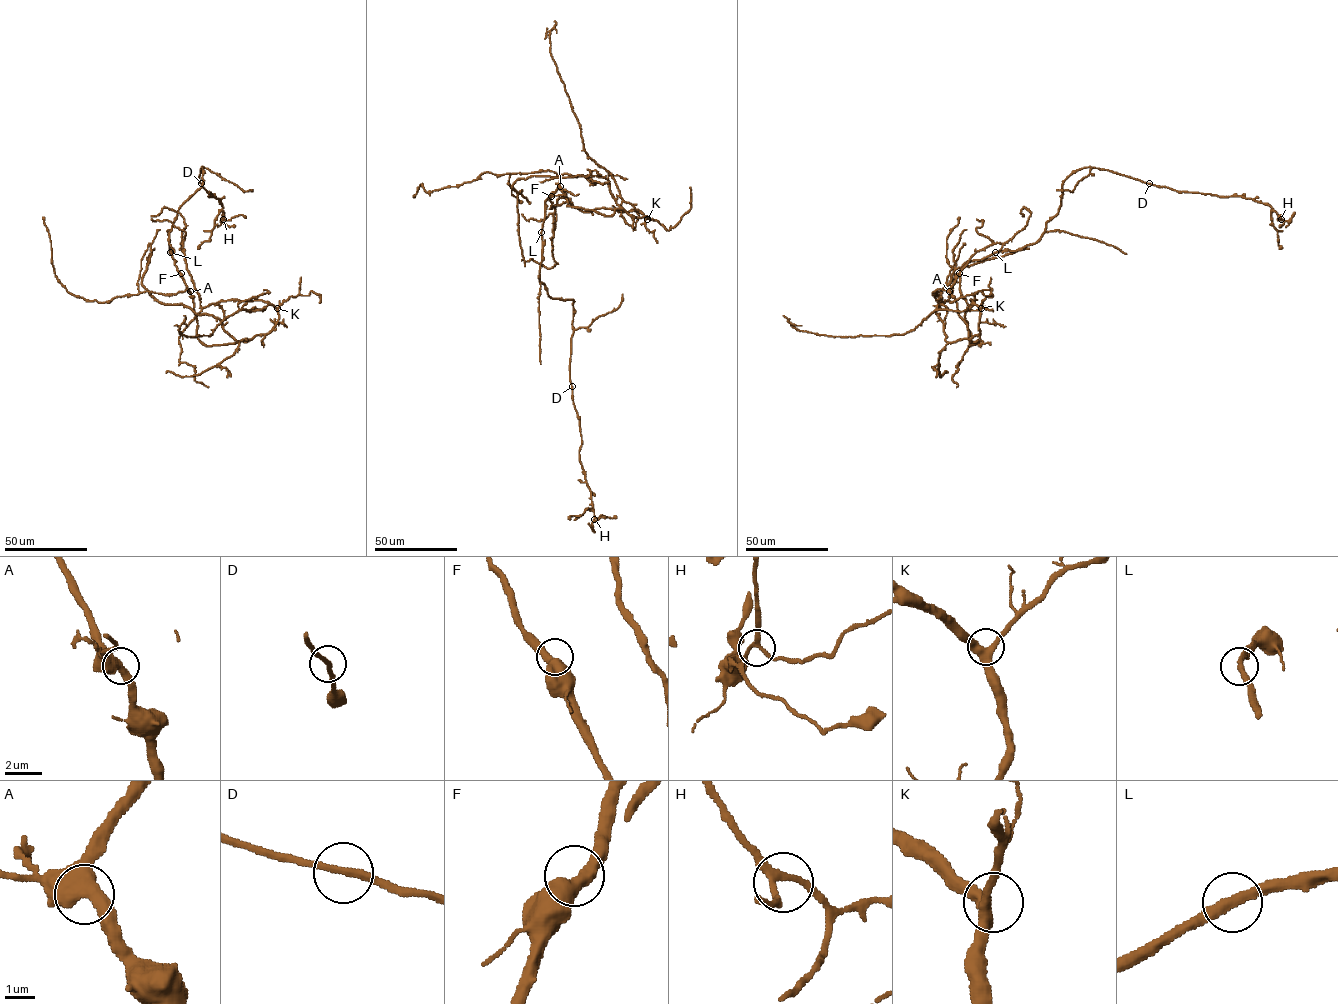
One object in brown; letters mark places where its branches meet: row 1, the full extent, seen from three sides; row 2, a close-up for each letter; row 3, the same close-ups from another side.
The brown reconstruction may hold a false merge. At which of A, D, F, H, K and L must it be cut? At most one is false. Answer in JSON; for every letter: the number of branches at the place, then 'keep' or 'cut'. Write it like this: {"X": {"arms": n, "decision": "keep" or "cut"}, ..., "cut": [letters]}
{"A": {"arms": 2, "decision": "keep"}, "D": {"arms": 2, "decision": "keep"}, "F": {"arms": 2, "decision": "keep"}, "H": {"arms": 3, "decision": "keep"}, "K": {"arms": 3, "decision": "keep"}, "L": {"arms": 2, "decision": "keep"}, "cut": []}

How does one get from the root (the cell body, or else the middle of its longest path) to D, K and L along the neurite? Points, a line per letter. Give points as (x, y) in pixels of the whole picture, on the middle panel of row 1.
D: (551, 196), (545, 201), (539, 280), (551, 298), (574, 301), (569, 363), (571, 386)
K: (551, 196), (560, 187), (567, 206), (607, 216), (622, 208), (633, 216), (649, 216), (647, 219)
L: (551, 196), (545, 201), (541, 232)

